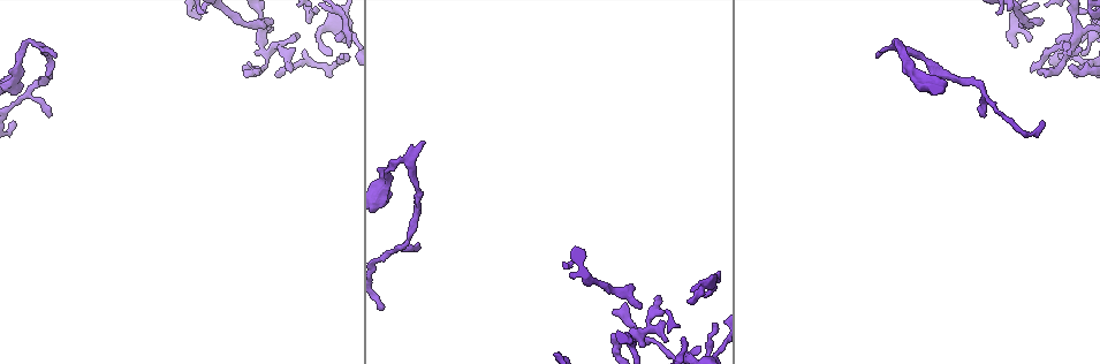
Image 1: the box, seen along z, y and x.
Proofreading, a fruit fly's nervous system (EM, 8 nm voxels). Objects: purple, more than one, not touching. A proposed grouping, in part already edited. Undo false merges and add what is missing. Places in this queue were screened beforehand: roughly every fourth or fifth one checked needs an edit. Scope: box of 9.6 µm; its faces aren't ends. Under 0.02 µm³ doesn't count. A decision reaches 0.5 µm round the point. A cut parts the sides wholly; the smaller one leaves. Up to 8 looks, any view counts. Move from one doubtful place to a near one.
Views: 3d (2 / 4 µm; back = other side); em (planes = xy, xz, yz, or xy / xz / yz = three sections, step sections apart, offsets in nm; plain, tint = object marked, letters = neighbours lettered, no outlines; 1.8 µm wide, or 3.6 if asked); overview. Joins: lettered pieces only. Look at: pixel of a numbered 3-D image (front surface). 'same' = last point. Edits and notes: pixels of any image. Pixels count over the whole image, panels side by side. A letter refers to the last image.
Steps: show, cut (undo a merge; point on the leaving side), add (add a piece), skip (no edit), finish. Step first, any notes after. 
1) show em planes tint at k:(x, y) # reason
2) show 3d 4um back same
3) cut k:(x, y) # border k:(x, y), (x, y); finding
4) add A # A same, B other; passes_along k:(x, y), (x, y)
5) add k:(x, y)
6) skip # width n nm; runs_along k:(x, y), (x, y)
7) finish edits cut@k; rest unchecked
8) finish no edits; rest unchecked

show em xy step 8 tint at 1:(271, 23) # thin end

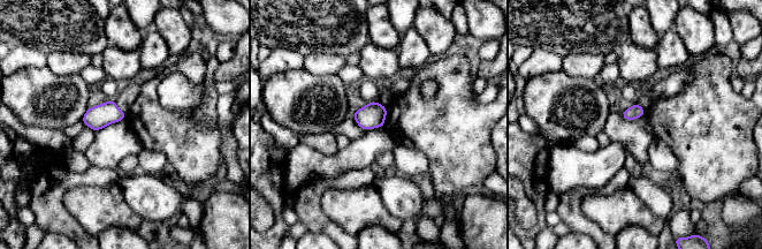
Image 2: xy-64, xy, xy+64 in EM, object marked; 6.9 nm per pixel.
show em planes letters same # cut it another way

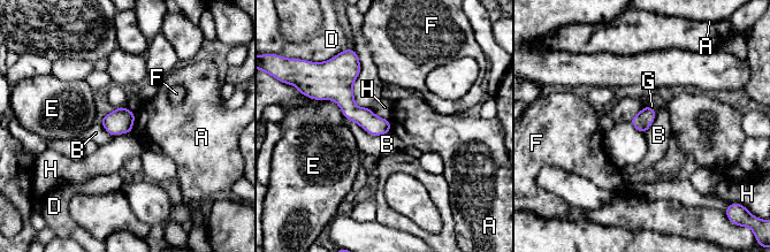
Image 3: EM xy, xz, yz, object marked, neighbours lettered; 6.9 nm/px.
skip # A other, B other, D other, E other, F other, G other, H other; runs_along 3:(349, 68), (347, 101), (387, 129); none of them fits

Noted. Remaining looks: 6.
show em xy step 8 tint at 1:(332, 55) # an open end

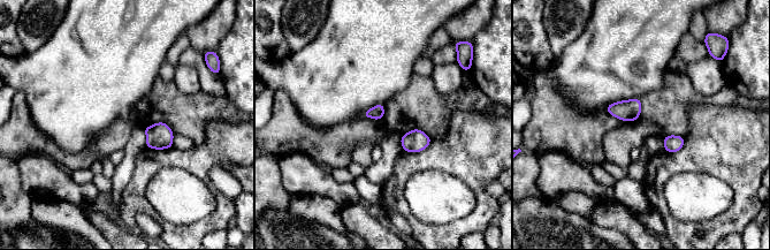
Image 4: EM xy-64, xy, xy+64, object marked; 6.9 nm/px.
show em xy step 8 letters same

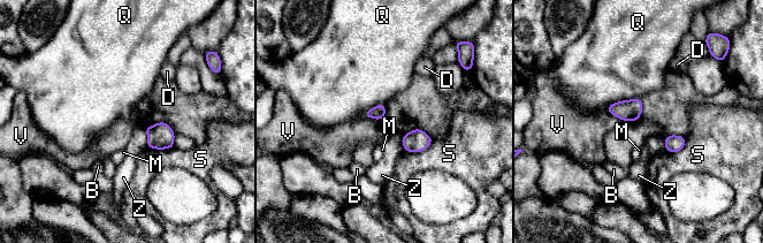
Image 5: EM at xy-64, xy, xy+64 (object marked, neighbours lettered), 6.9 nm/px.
skip # B other, D other, M other, Q other, S other, V other, Z other; border 5:(605, 109), (626, 122); no lettered piece goes on from it

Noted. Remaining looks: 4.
show 3d 2um at 1:(57, 53) # an open end

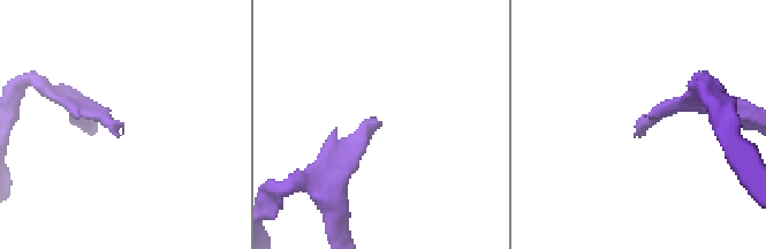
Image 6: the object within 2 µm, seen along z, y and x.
show em planes letters at 6:(117, 120)

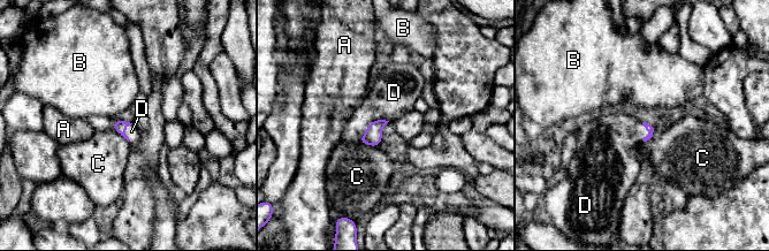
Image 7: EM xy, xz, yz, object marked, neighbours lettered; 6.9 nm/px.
add D # A other, B other, C other, D same; passes_along 7:(120, 126), (124, 131), (131, 131); the cell continues

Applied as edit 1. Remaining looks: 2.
finish edits add@7; rest unchecked

